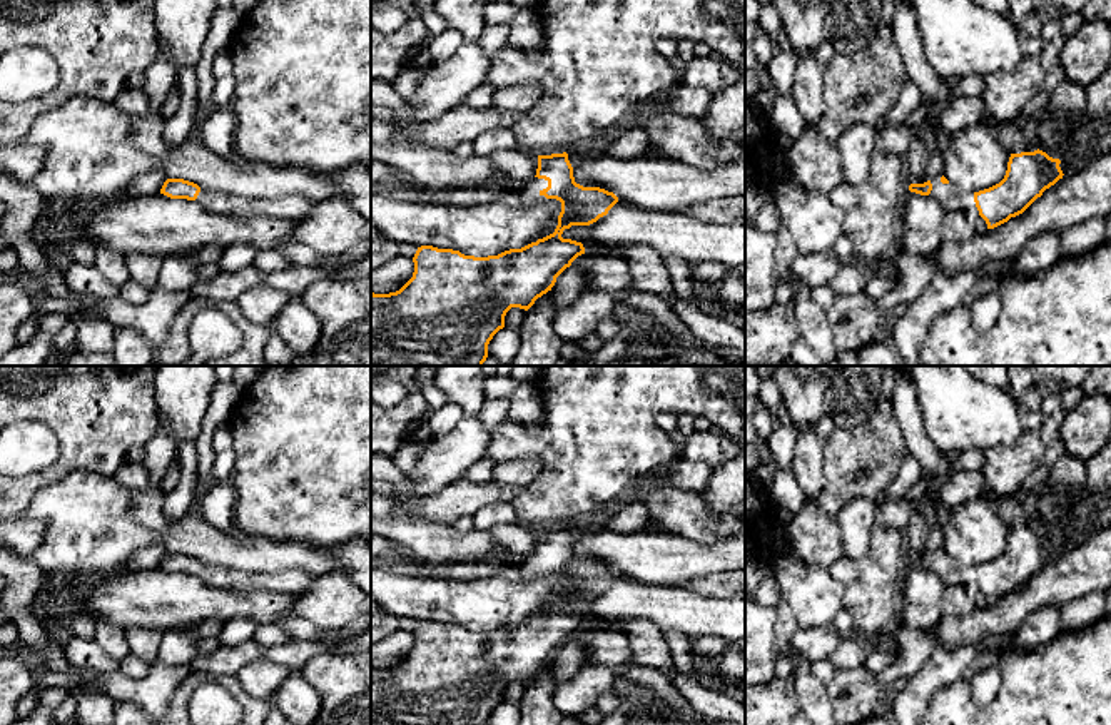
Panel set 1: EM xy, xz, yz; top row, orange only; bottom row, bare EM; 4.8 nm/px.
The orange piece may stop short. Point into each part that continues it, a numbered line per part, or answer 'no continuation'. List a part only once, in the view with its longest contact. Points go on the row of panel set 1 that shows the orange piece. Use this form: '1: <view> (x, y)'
1: xz (575, 157)

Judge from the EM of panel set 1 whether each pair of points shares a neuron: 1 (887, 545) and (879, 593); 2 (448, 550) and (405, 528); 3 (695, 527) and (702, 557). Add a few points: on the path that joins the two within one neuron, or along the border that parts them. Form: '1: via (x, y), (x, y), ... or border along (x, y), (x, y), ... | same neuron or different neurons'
1: via (887, 557), (879, 582) | same neuron
2: via (438, 543), (415, 533) | same neuron
3: border along (670, 533), (707, 543), (727, 540) | different neurons

